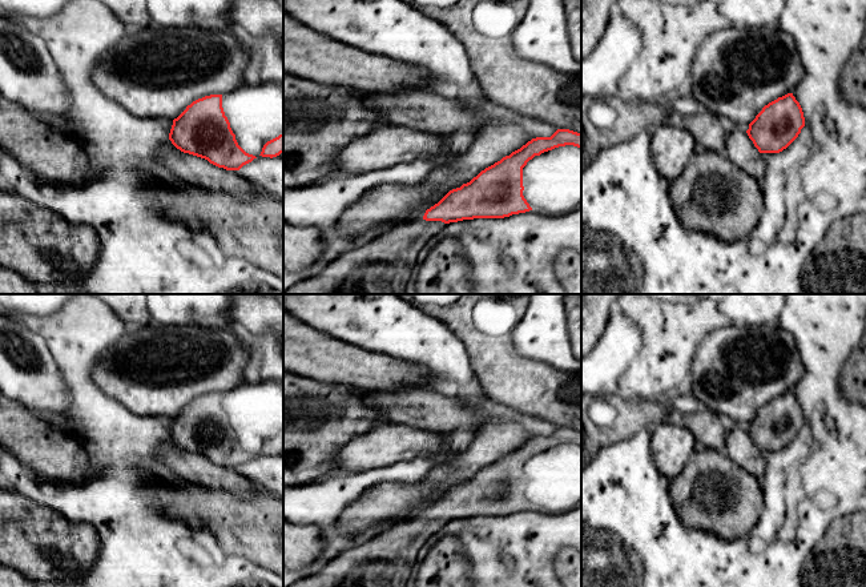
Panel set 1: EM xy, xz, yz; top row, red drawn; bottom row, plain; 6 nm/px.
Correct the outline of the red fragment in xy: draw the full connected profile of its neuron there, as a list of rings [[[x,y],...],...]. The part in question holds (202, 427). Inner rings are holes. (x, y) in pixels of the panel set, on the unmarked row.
[[[242,382],[226,393],[198,397],[173,418],[169,438],[181,450],[226,469],[239,469],[259,454],[277,455],[283,451],[283,383]]]

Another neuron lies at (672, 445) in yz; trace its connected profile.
[[[664,422],[652,430],[650,449],[658,471],[672,481],[684,470],[696,442],[685,426]]]

